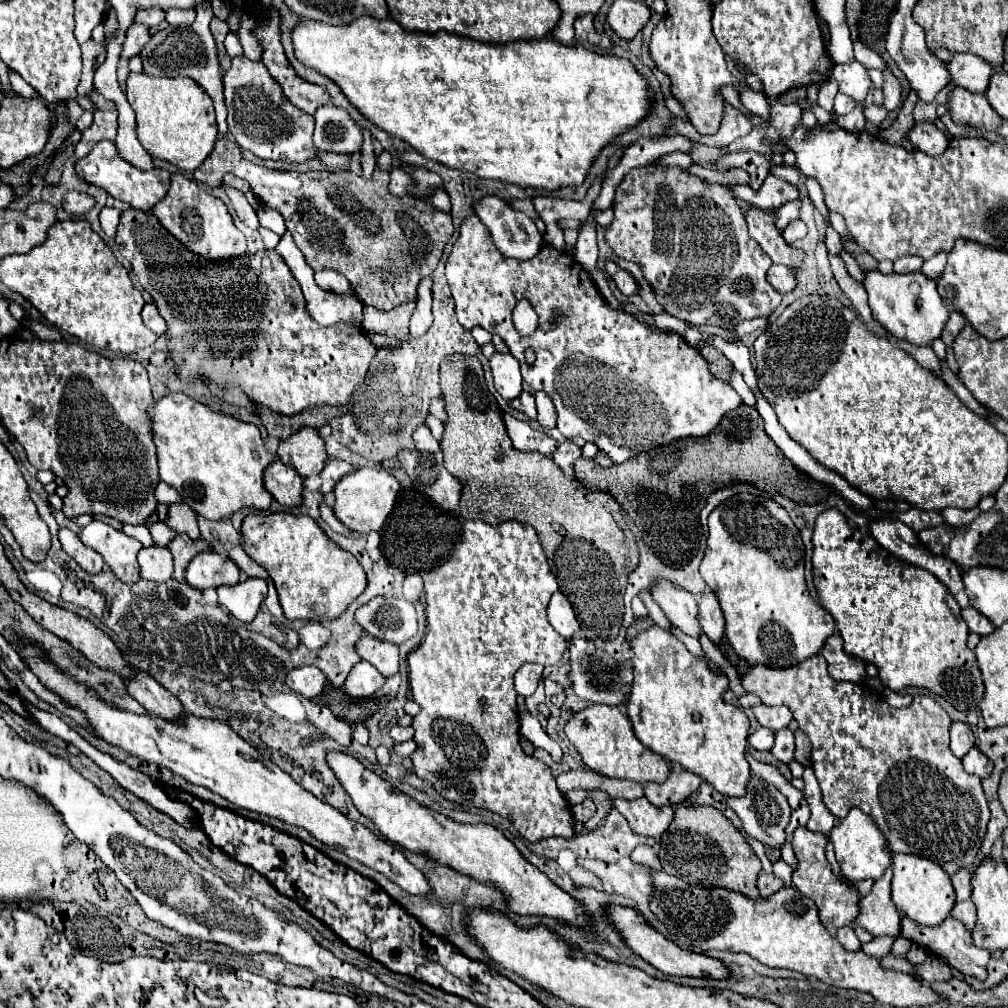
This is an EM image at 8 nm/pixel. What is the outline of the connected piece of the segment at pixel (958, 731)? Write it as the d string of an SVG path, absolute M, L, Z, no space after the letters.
M955 721L951 725L951 753L961 759L973 745L975 745L975 737L973 737L971 727Z

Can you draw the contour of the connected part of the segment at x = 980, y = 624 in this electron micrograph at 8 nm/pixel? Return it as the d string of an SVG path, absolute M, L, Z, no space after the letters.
M973 607L963 609L963 611L961 611L961 615L963 615L965 623L969 625L969 631L973 631L973 633L977 633L977 635L981 635L981 637L991 635L991 633L995 631L993 623L991 623L985 615L981 615L977 609L973 609Z

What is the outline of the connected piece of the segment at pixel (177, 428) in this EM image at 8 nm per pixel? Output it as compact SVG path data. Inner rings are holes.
M185 393L161 397L149 411L159 459L161 481L177 489L183 501L209 521L231 517L241 507L269 509L273 497L263 487L263 471L273 455L265 449L259 429L235 417L211 411Z

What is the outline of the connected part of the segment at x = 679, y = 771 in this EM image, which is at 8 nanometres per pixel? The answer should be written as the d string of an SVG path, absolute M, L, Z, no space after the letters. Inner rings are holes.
M671 763L671 775L665 783L645 783L645 797L655 807L677 805L695 793L701 785L701 779L695 773L685 771L679 763Z

